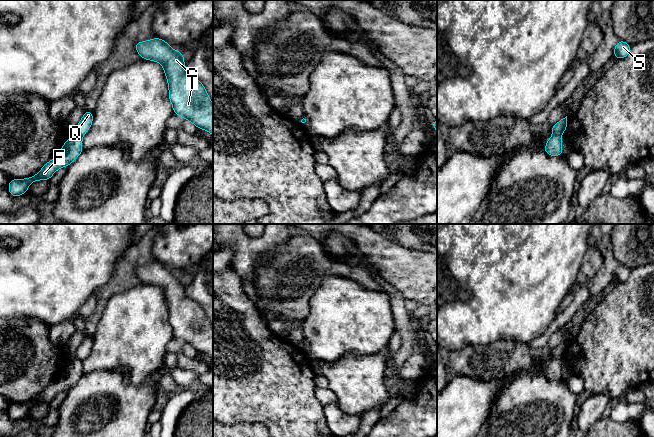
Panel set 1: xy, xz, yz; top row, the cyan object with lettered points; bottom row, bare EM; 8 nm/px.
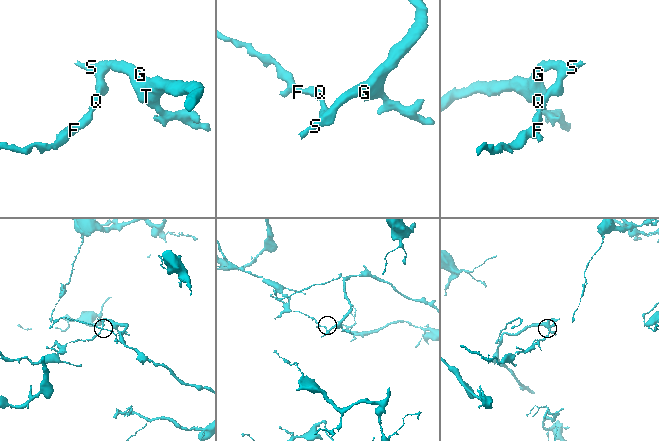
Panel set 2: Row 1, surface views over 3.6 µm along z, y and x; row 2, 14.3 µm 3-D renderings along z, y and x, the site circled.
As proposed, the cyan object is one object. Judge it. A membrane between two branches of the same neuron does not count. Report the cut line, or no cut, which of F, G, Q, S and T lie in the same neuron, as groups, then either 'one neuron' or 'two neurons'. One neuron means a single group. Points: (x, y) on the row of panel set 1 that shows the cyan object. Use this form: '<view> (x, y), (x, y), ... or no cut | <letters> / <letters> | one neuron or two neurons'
yz (554, 133), (560, 135) | F / G Q S T | two neurons

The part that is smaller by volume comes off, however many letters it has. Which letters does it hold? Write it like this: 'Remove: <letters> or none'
Remove: F

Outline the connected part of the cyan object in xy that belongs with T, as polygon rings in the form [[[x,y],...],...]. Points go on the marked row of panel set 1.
[[[158,37],[148,41],[138,41],[135,49],[143,59],[157,61],[163,66],[168,81],[168,94],[173,112],[191,121],[198,129],[207,130],[213,135],[213,104],[203,84],[185,69],[184,55],[173,50],[166,41]]]

